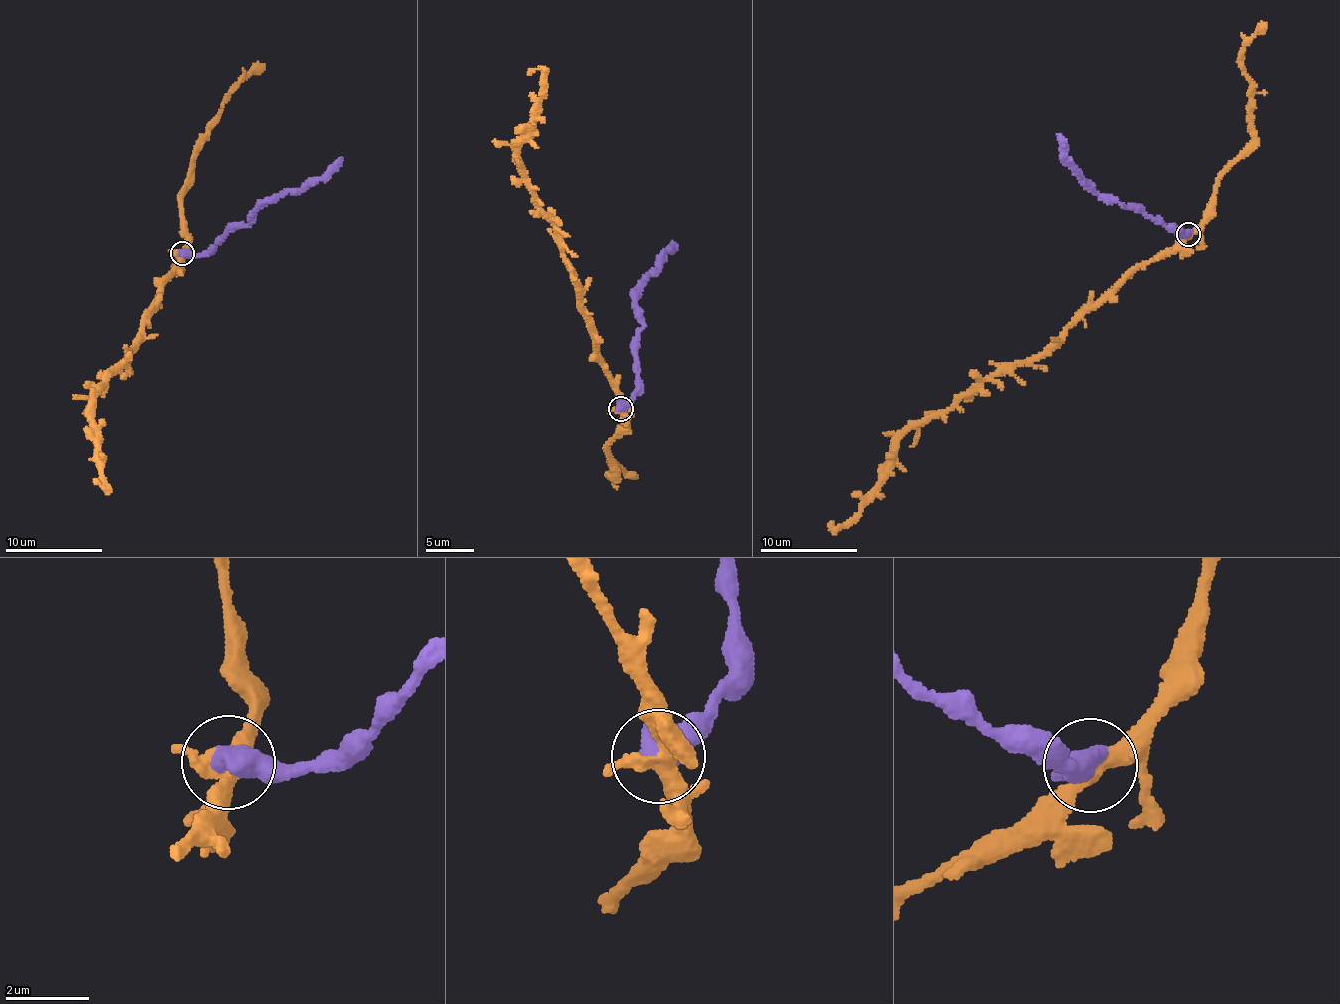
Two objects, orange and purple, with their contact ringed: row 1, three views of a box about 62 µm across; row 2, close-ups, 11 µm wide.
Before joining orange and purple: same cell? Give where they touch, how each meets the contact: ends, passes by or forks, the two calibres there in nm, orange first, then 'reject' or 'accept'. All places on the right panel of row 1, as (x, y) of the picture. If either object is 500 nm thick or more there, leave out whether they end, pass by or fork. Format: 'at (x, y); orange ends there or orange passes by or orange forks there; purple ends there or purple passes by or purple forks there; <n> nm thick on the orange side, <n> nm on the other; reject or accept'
at (1188, 234); 320 nm thick on the orange side, 750 nm on the other; reject

